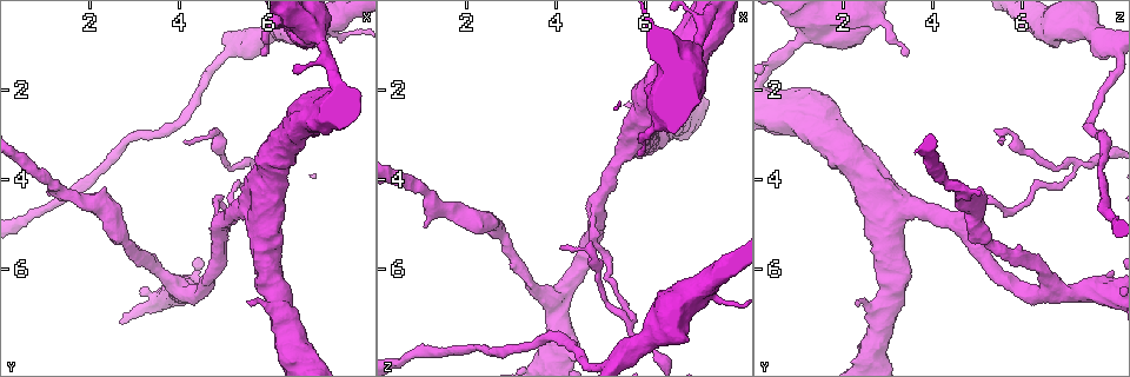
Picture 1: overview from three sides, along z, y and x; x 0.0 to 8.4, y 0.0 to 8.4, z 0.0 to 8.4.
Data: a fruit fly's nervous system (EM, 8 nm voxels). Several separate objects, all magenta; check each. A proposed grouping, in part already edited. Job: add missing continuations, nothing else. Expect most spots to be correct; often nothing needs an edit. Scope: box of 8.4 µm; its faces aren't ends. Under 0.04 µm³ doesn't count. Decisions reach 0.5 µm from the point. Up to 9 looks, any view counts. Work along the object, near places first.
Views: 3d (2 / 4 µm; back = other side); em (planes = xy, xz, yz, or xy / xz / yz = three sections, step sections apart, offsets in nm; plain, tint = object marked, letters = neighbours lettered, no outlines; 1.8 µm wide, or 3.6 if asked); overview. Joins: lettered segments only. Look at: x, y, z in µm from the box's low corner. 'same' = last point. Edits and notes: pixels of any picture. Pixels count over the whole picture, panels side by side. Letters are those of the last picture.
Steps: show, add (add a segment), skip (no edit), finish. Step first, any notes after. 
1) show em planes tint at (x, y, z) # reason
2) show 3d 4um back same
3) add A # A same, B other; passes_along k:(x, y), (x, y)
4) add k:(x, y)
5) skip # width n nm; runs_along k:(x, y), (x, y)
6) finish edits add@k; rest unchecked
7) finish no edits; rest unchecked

show em xy step 16 tint at (5.55, 1.05, 7.90) # sudden change in width

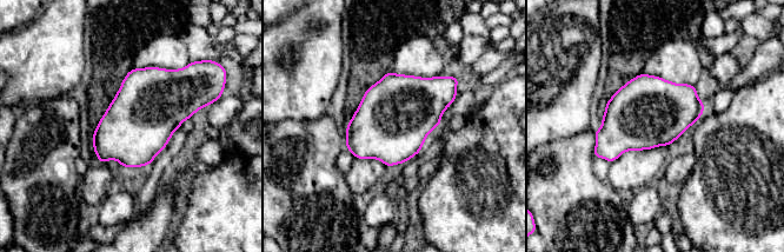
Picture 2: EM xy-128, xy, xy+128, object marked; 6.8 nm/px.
show em planes letters same

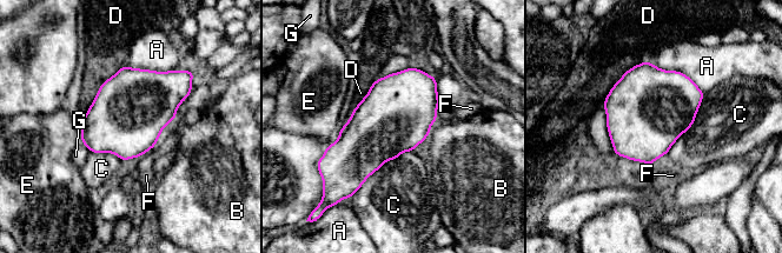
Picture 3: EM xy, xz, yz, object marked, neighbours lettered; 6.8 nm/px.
skip # A other, B other, C other, D other, E other, F other, G other; border 3:(412, 151), (386, 160), (352, 194); none of them fits

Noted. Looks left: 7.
show 3d 4um at (4.10, 3.15, 5.45) # tapers out

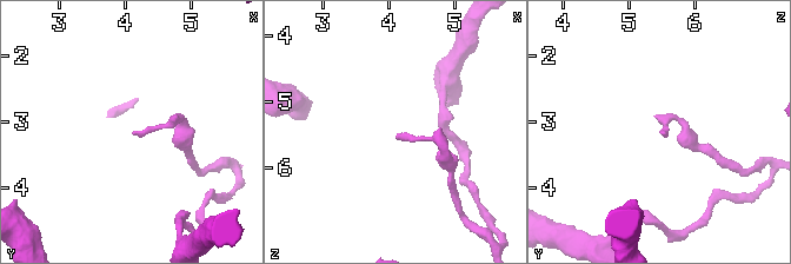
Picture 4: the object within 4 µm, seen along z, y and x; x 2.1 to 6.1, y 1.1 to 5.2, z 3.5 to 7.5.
show em planes letters at (4.15, 3.20, 5.50)

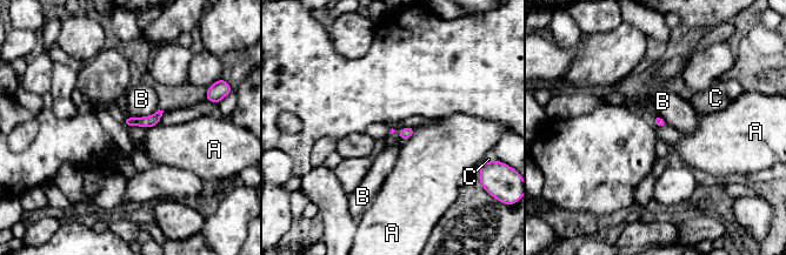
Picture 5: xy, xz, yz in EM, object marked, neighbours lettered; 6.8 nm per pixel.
skip # longest_contact B 220 nm; A other, B other, C other; border 5:(159, 109), (147, 115), (128, 116); no lettered segment goes on from it

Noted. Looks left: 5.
show em planes letters at (5.85, 1.25, 3.40) # thin end

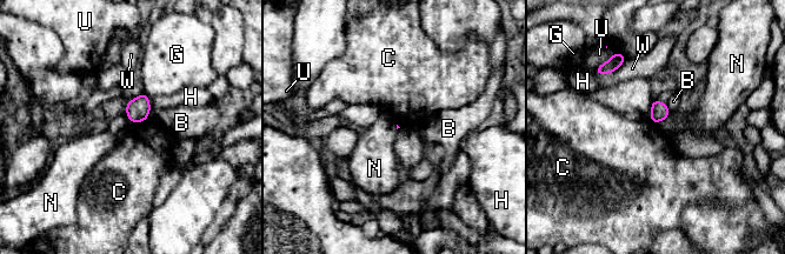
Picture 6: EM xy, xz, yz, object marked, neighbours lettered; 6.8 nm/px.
skip # B other, C other, G other, H other, N other, U other, W other; no lettered segment goes on from it

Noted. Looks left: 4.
show 3d 4um at (4.00, 6.50, 6.65) # three-way junction

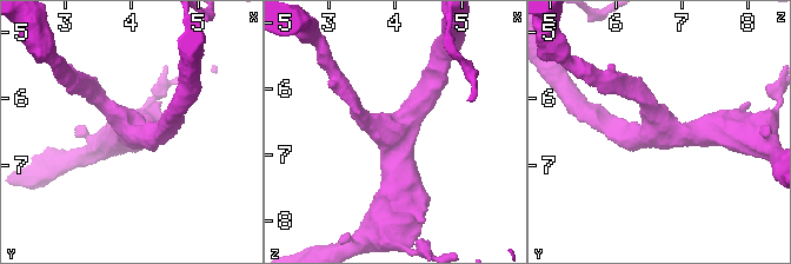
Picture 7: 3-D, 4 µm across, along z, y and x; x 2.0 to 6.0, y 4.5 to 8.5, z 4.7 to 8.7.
show em planes tint at (4.00, 6.50, 6.65) # arms 3; arm_widths 240, 300, 440 nm

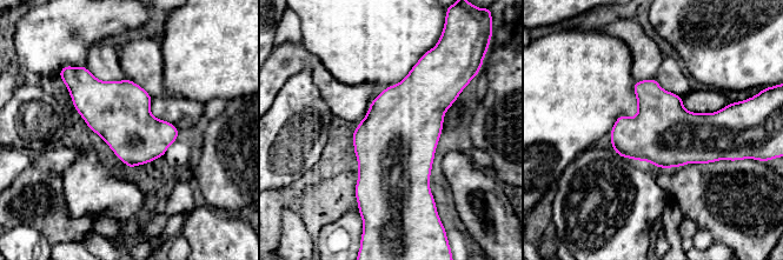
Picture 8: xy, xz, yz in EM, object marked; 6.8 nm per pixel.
show em planes letters same # what lies round it

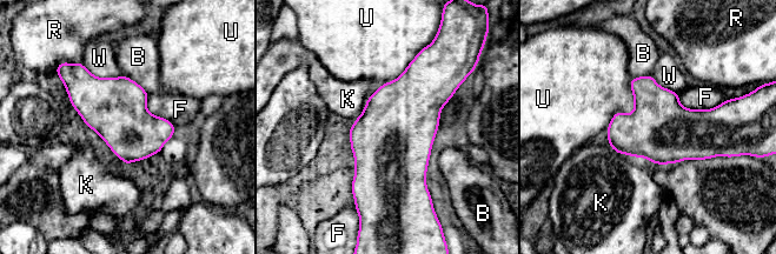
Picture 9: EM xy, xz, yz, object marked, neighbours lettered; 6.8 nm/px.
skip # B other, F other, K other, R other, U other, W other; border 9:(631, 78), (634, 109), (605, 129); none of them fits

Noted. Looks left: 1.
finish no edits; rest unchecked

